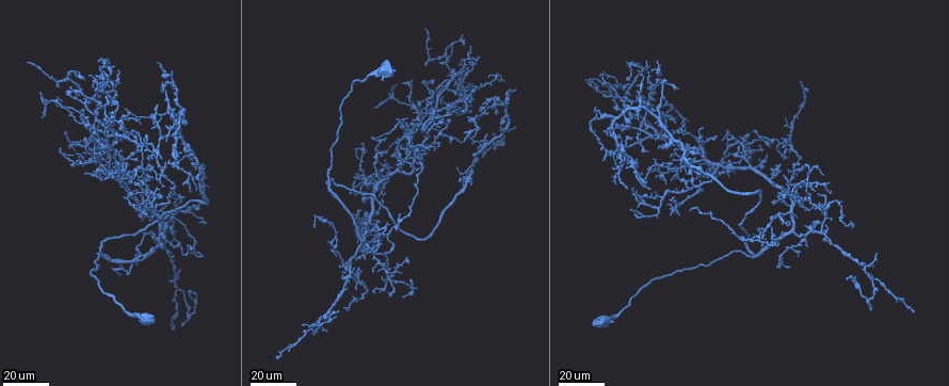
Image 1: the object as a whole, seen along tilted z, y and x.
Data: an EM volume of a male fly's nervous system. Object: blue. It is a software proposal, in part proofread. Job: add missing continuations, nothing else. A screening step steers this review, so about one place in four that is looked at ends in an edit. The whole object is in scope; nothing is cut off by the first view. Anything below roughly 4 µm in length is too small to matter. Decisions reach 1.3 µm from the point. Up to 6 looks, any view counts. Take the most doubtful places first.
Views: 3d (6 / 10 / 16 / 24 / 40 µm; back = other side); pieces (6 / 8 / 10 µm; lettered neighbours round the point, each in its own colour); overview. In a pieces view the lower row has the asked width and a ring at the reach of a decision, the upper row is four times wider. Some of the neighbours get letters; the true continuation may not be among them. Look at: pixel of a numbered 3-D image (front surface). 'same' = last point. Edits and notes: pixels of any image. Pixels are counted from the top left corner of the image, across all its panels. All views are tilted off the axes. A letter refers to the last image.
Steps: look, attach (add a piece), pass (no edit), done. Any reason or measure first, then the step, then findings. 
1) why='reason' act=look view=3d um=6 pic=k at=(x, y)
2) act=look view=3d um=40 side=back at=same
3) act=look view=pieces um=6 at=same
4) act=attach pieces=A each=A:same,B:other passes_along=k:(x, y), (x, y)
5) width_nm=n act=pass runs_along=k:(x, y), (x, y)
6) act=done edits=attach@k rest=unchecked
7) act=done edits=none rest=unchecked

why='free end' act=look view=3d um=24 pic=1 at=(355, 178)

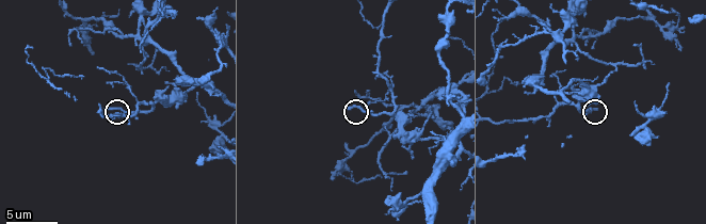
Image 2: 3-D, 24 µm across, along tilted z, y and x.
why='see the neighbours' act=look view=pieces um=10 pic=2 at=(108, 108)

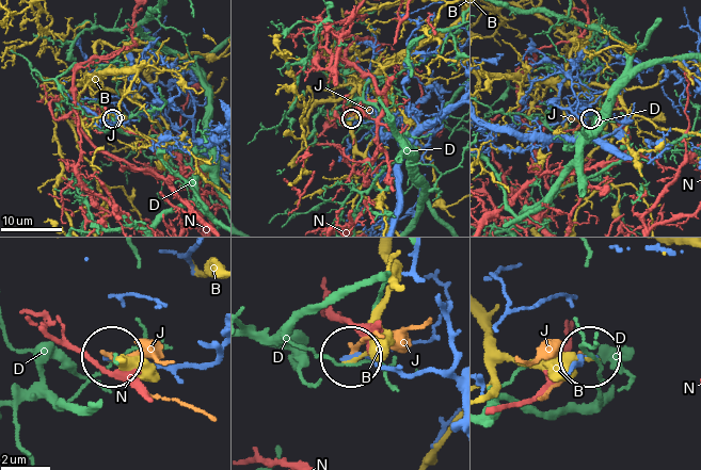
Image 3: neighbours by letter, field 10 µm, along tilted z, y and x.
width_nm=210 act=pass each=B:other,D:other,J:other,N:other runs_along=3:(449, 377), (427, 369), (405, 375), (355, 354) found='none of them fits'

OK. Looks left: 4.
why='end of a long branch' act=look view=3d um=40 pic=1 at=(626, 80)

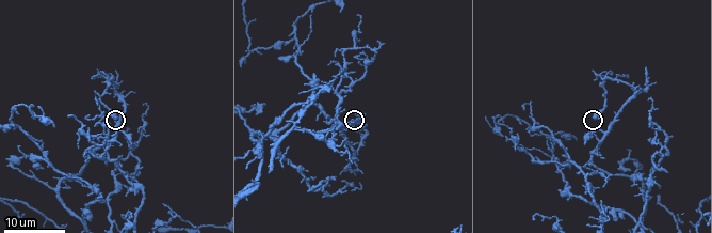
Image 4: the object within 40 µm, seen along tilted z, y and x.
act=look view=pieces um=6 pic=4 at=(594, 118)

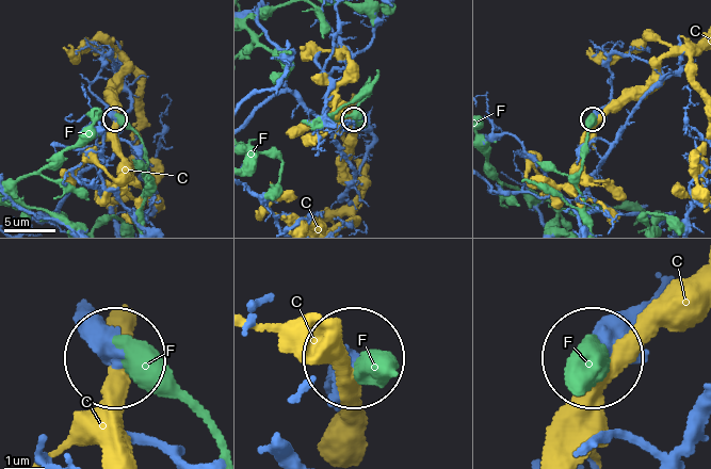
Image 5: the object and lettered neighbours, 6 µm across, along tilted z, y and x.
act=pass each=C:other,F:other runs_along=5:(127, 111), (130, 97), (109, 54), (90, 90), (114, 118) found='no lettered piece goes on from it'

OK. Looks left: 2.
act=look view=3d um=40 pic=1 at=(649, 189)

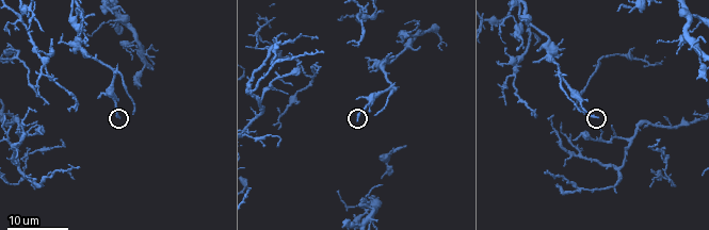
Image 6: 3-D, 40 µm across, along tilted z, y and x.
why='see the neighbours' act=look view=pieces um=6 pic=6 at=(356, 122)

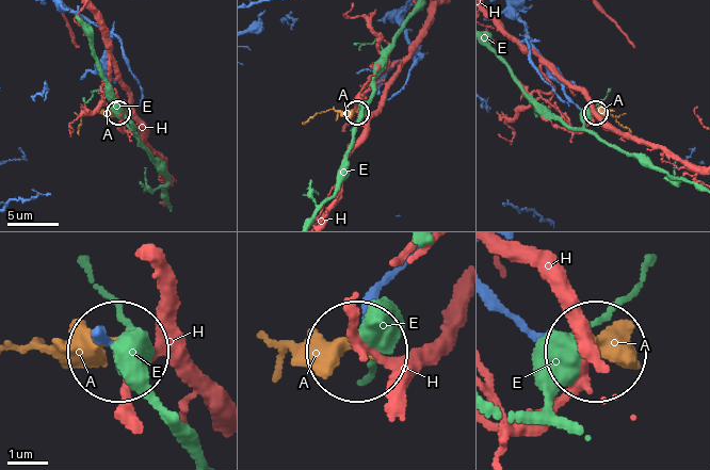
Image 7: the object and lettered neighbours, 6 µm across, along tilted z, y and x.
act=pass each=A:other,E:other,H:other found='no lettered piece goes on from it'

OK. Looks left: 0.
act=done edits=none rest=unchecked

